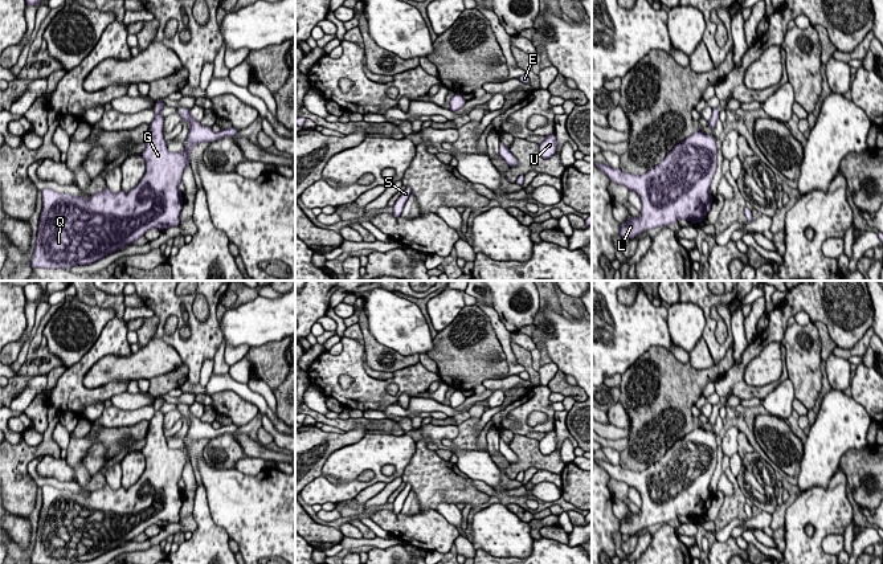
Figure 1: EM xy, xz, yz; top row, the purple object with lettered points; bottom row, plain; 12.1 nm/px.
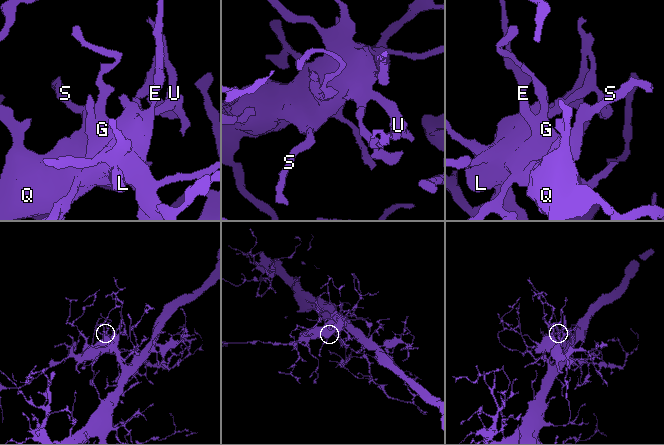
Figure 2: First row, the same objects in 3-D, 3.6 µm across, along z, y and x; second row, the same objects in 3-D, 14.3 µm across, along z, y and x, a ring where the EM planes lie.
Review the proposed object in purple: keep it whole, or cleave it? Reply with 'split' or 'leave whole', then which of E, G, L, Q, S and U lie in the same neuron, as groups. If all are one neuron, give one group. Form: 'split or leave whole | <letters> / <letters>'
leave whole | E G L Q S U

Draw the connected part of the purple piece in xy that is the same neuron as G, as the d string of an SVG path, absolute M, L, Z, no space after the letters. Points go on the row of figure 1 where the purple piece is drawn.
M163 98L156 101L155 119L150 124L142 154L146 172L130 192L113 193L106 187L102 192L82 199L42 189L32 270L91 265L134 244L152 228L164 230L180 225L183 195L179 184L191 162L191 148L203 142L233 138L240 130L232 126L214 132L212 127L195 120L185 107L179 114L189 124L189 146L183 152L169 152L163 135L164 106Z

